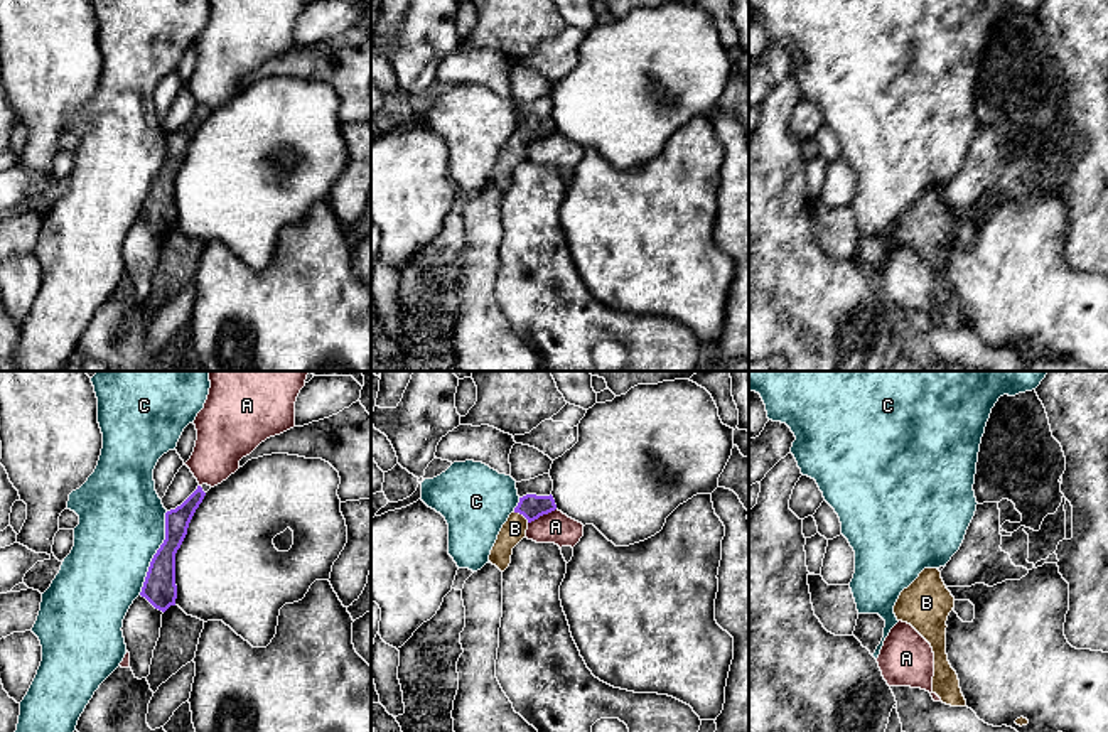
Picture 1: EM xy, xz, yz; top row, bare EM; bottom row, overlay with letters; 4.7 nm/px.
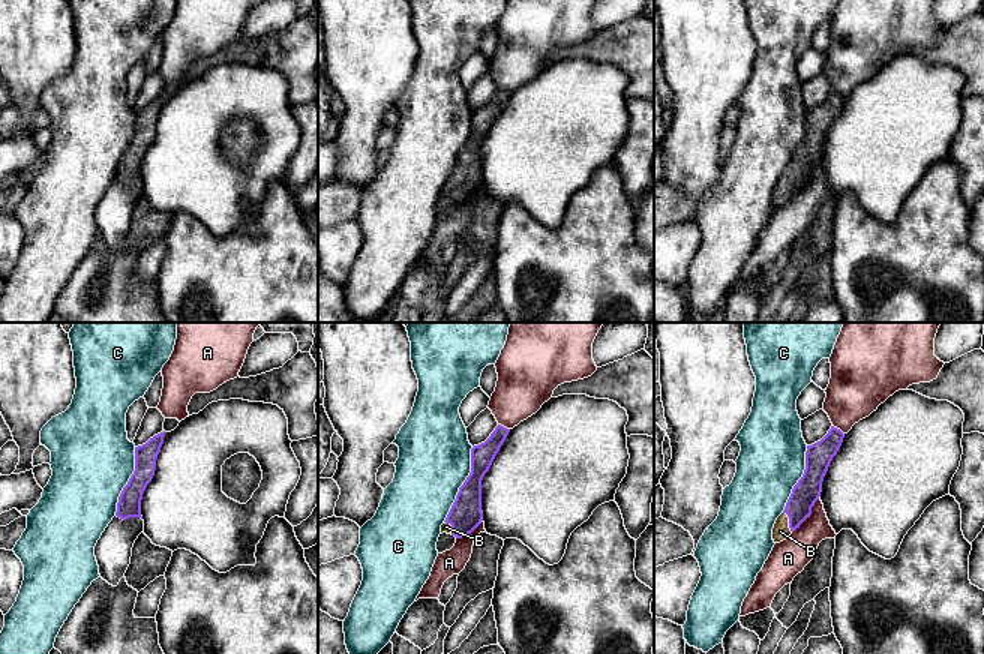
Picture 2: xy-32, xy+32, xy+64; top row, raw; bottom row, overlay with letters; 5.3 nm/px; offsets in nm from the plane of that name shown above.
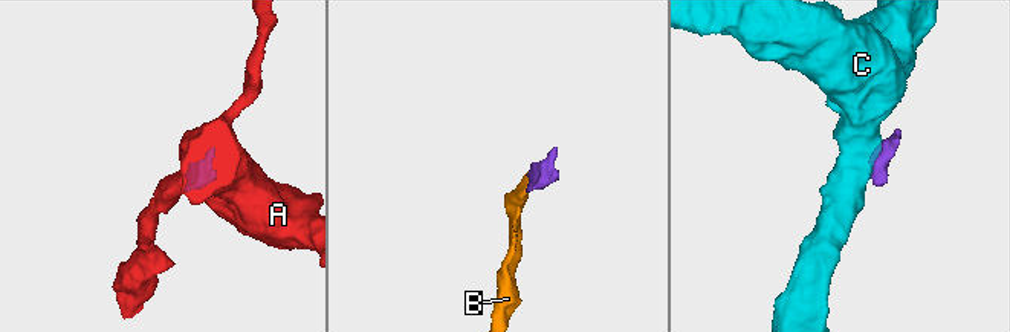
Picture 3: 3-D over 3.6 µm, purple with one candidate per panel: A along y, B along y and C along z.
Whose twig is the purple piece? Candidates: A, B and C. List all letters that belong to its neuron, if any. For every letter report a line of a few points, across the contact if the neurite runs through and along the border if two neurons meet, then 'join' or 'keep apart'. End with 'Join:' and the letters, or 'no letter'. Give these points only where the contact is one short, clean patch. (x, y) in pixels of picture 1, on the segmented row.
A: keep apart
B: line xz (532, 506), (521, 513), (515, 528); join
C: line xy (167, 511), (166, 538), (150, 562), (139, 594); keep apart
Join: B

